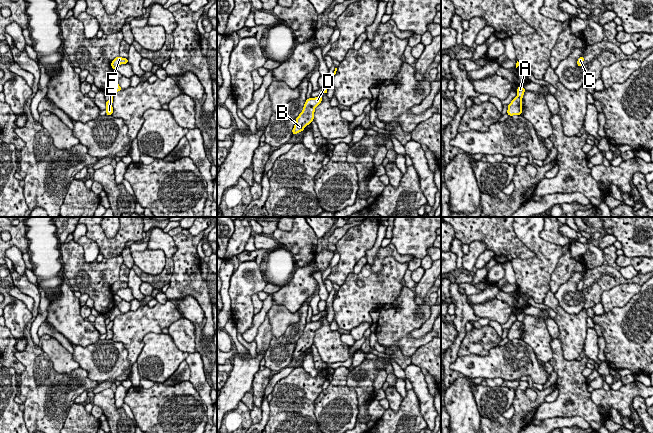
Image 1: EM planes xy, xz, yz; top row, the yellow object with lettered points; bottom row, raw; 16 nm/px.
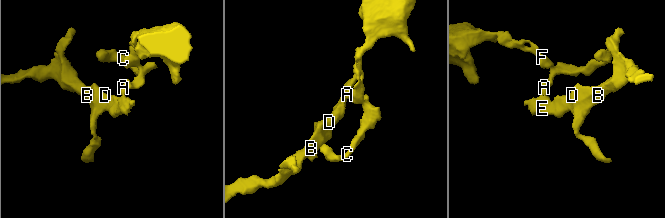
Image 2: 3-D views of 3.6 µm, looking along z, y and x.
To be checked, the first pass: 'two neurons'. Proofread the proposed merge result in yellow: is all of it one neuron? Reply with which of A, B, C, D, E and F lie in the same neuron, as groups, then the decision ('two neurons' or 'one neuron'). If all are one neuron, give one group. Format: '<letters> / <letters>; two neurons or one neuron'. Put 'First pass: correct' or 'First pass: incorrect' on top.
First pass: correct
A C F / B D E; two neurons

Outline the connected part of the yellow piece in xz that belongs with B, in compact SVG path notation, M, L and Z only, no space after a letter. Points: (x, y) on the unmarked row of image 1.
M321 319L315 322L311 321L306 323L302 336L296 342L296 346L292 354L293 359L303 355L307 349L311 348L311 346L314 344L315 331L318 330L321 325Z

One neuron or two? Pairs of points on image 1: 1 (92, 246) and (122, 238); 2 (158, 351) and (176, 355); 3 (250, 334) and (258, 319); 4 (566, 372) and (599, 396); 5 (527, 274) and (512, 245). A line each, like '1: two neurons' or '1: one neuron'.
1: two neurons
2: one neuron
3: one neuron
4: two neurons
5: two neurons

